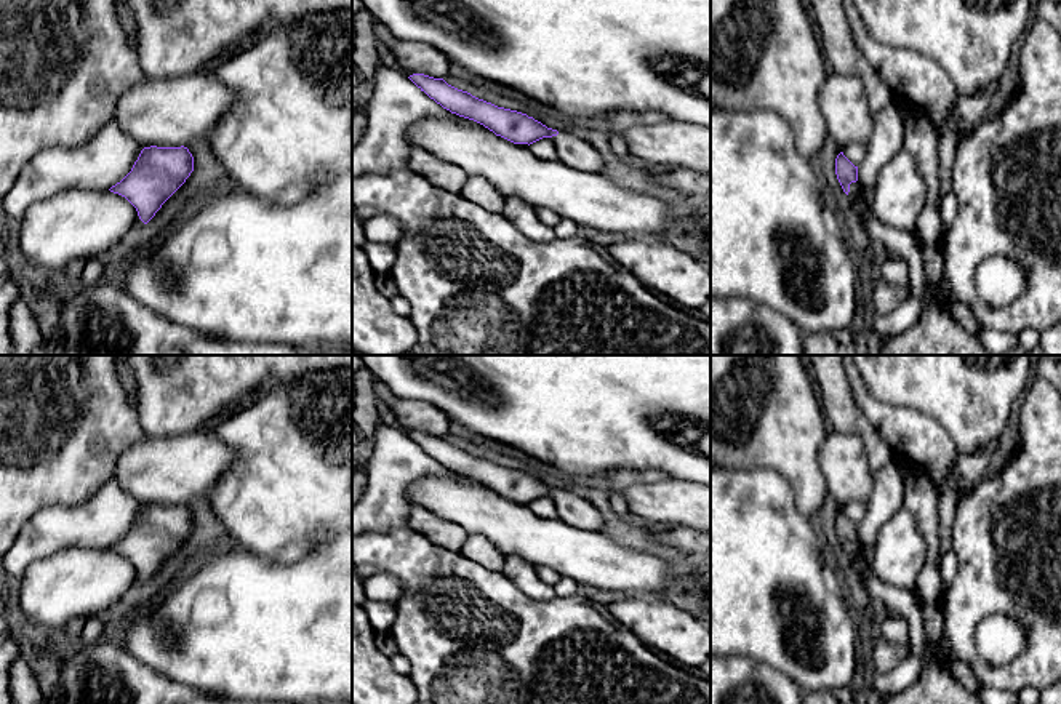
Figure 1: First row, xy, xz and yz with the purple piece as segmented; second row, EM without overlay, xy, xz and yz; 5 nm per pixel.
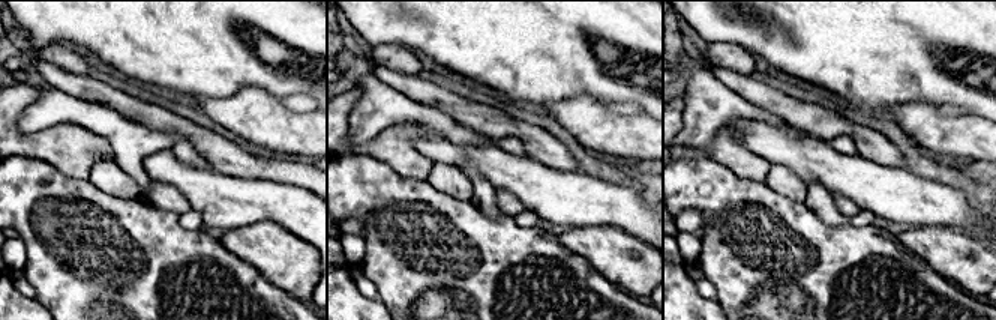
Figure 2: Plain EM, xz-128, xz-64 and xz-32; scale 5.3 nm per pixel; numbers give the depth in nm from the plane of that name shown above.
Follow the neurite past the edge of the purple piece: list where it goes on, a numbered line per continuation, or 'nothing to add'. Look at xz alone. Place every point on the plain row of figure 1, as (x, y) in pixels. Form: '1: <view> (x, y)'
1: xz (573, 509)

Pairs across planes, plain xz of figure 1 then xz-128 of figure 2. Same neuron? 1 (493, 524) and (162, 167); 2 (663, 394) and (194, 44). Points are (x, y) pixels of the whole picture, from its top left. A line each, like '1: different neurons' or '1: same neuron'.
1: same neuron
2: same neuron

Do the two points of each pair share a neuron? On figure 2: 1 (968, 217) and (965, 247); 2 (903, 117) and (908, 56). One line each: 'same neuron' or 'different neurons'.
1: different neurons
2: different neurons

